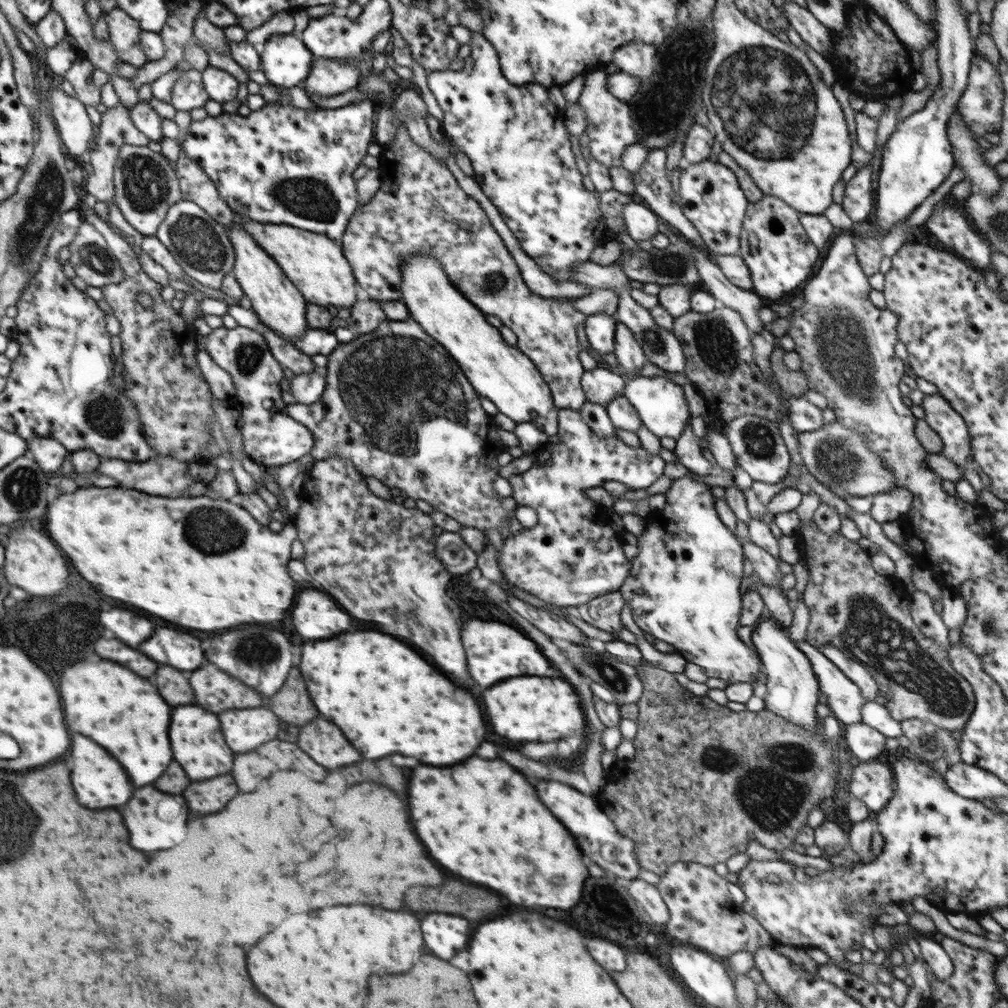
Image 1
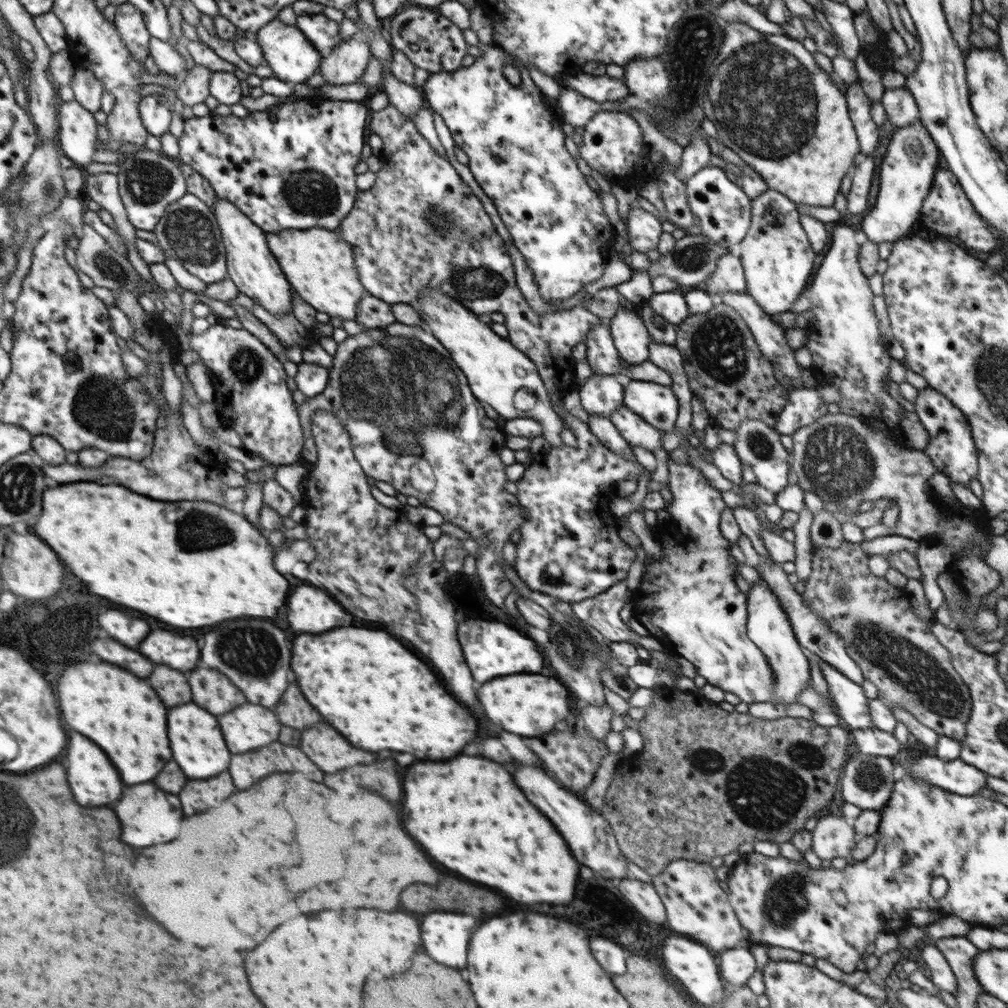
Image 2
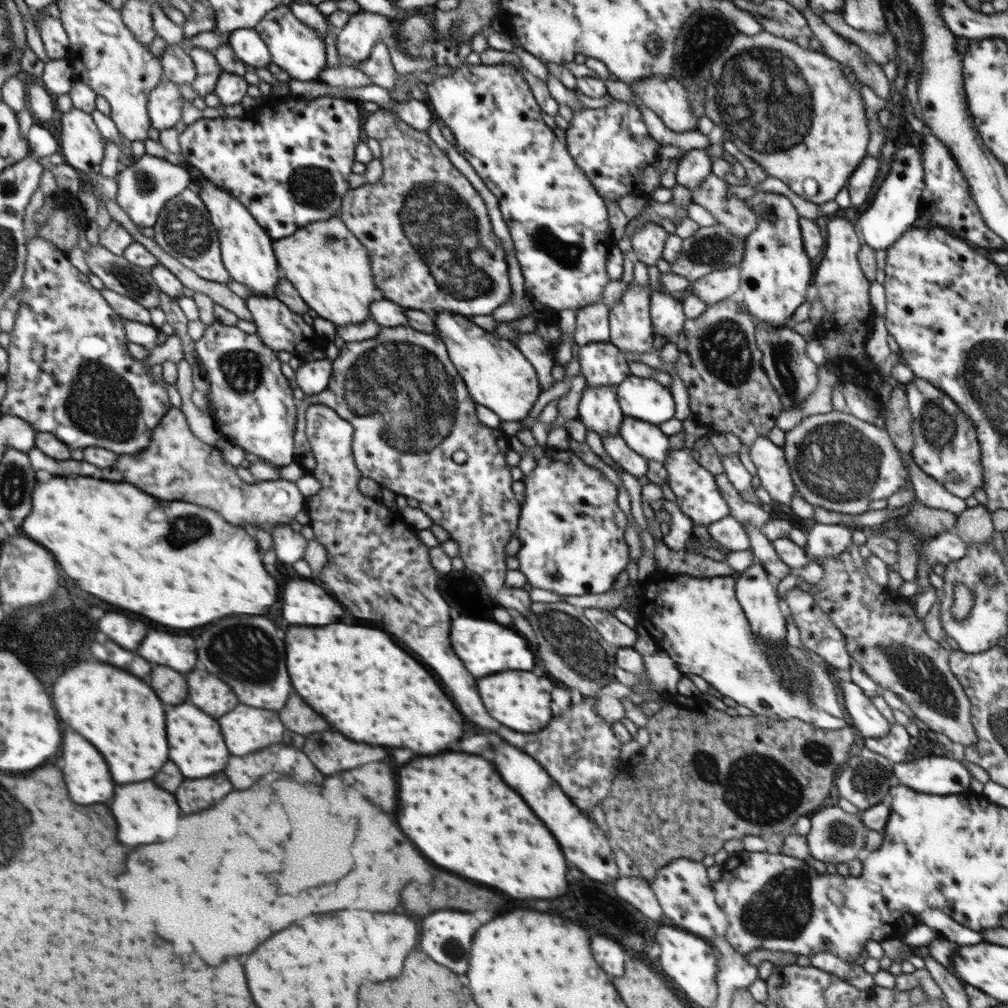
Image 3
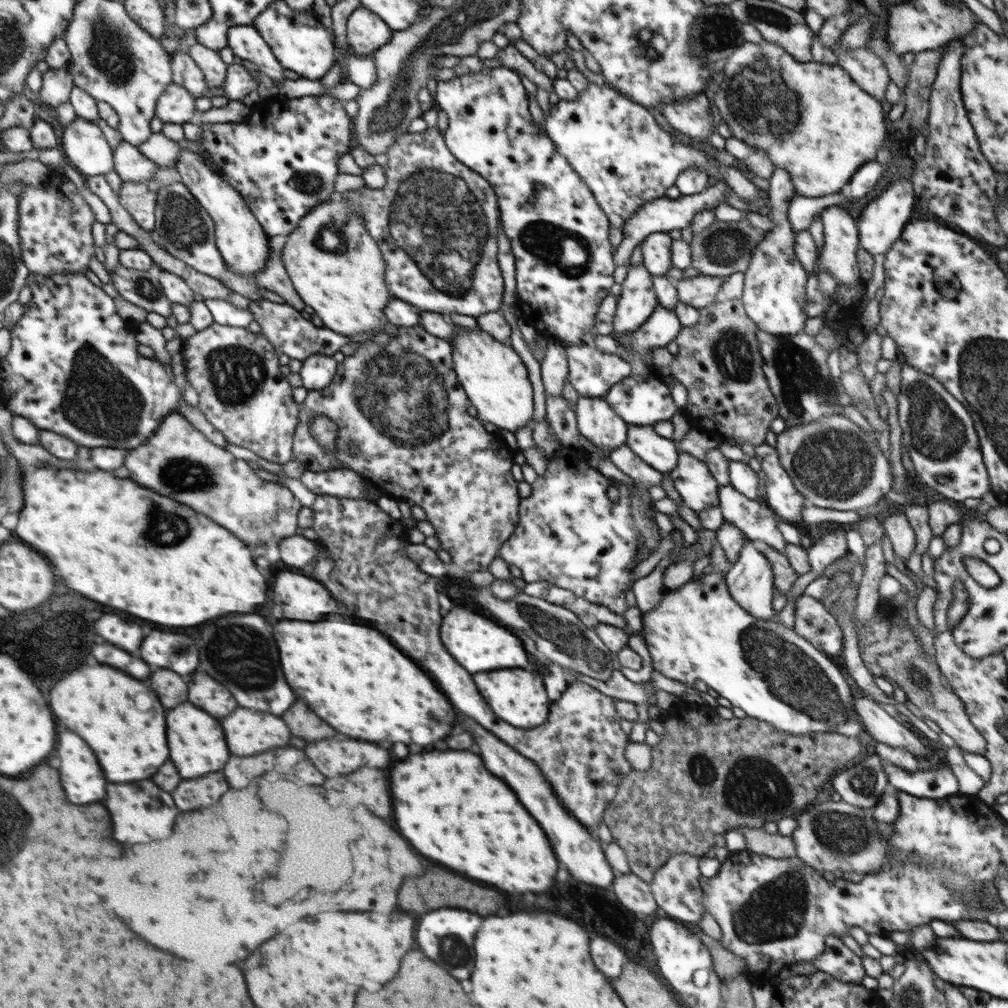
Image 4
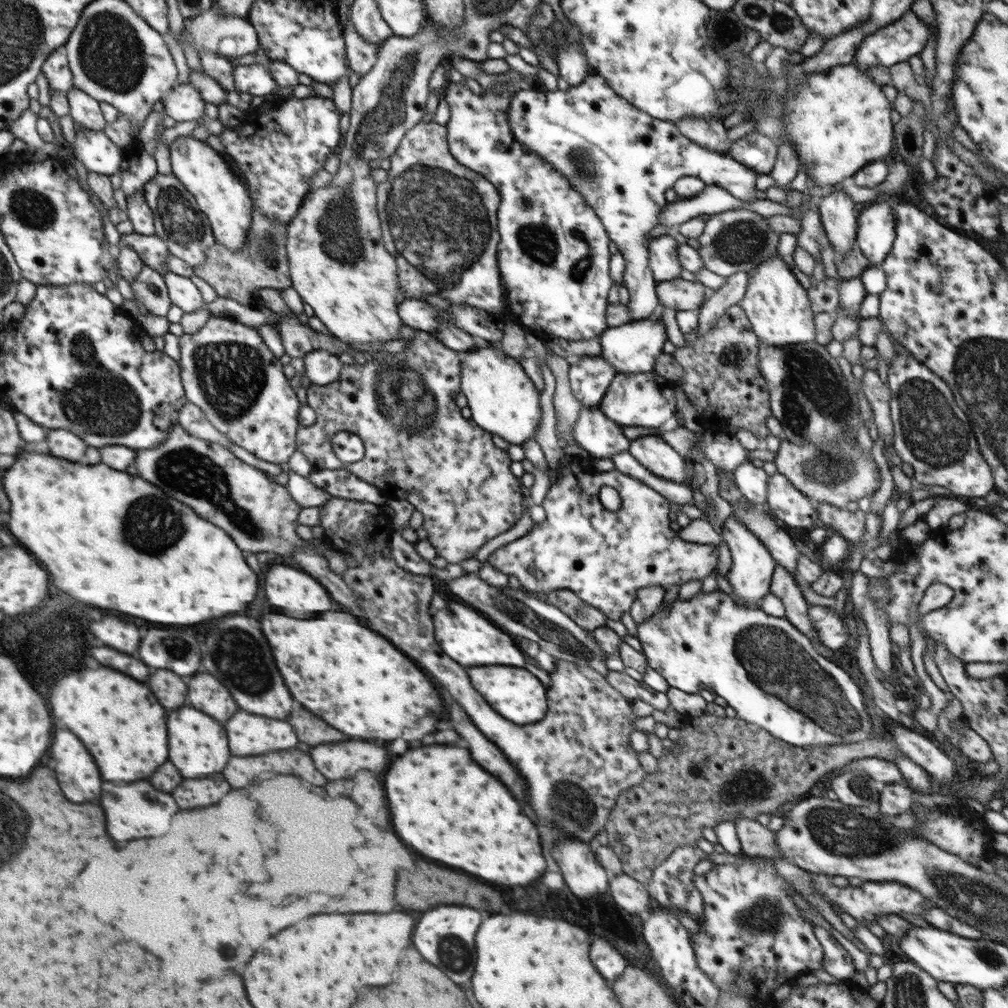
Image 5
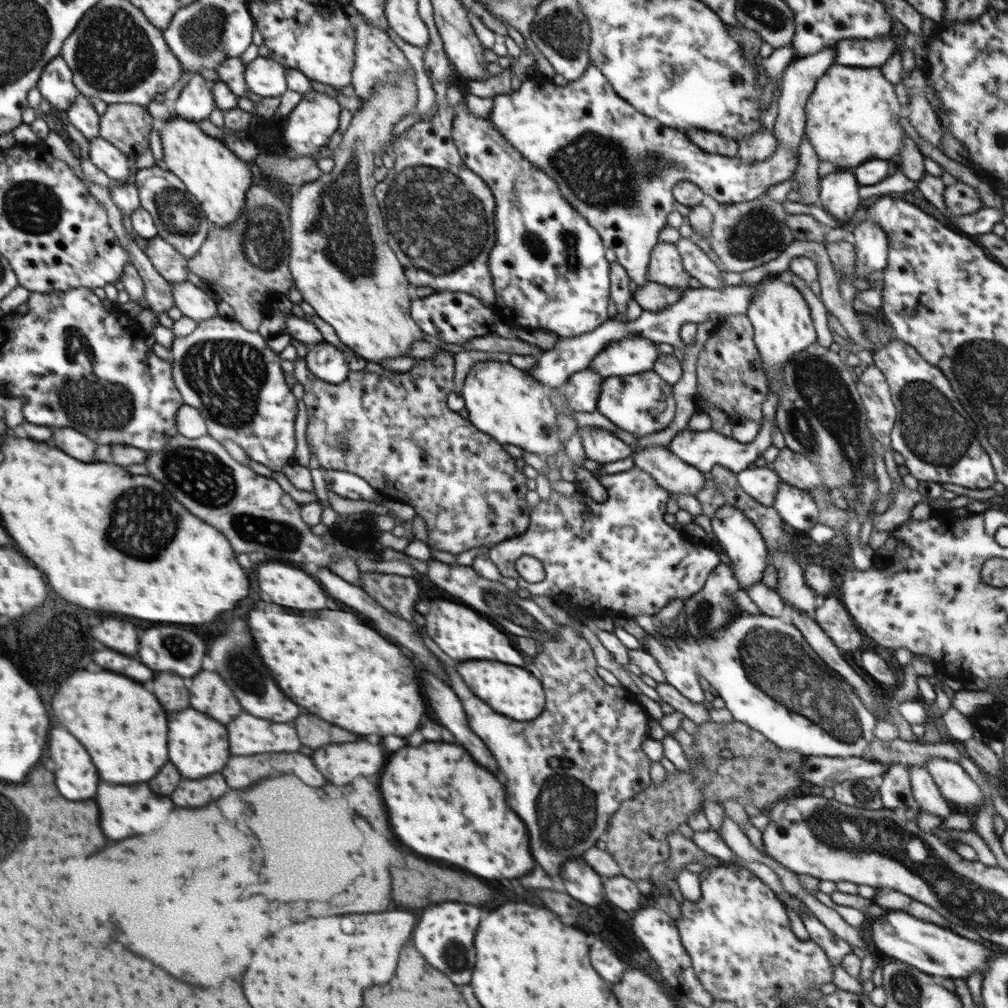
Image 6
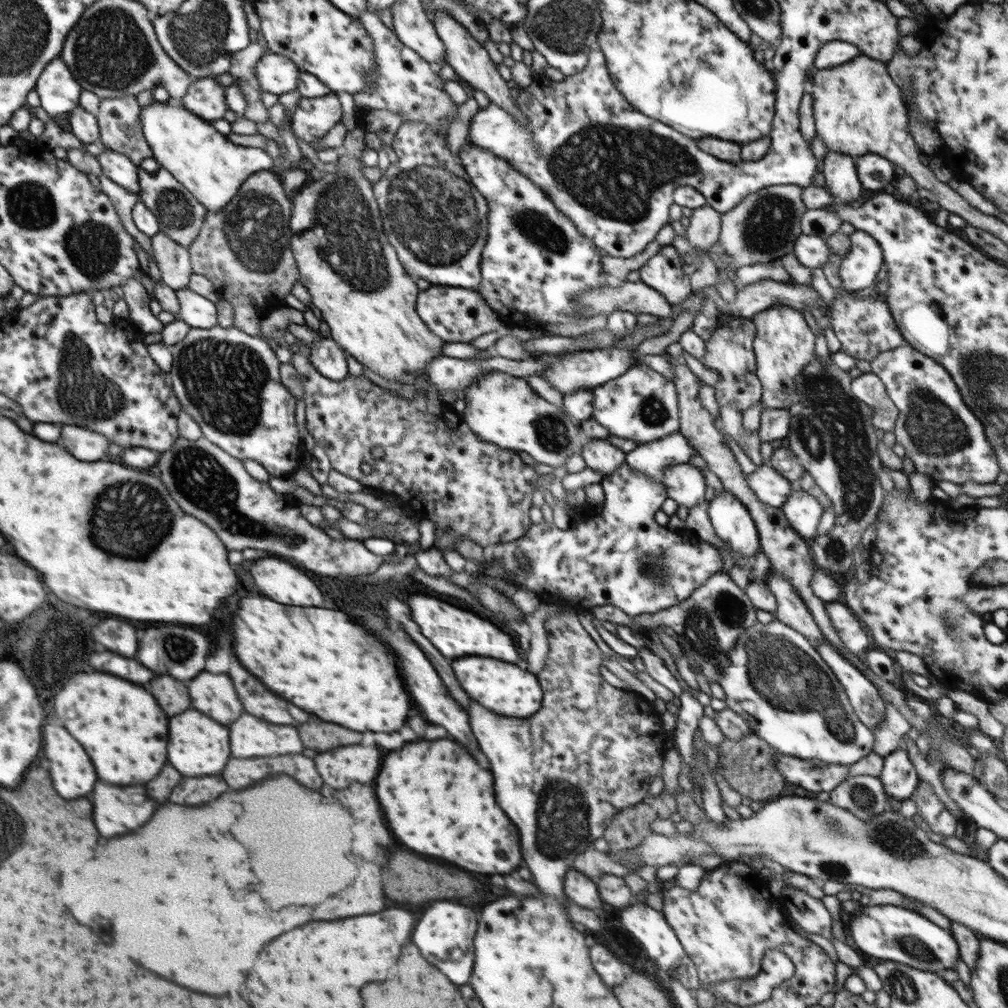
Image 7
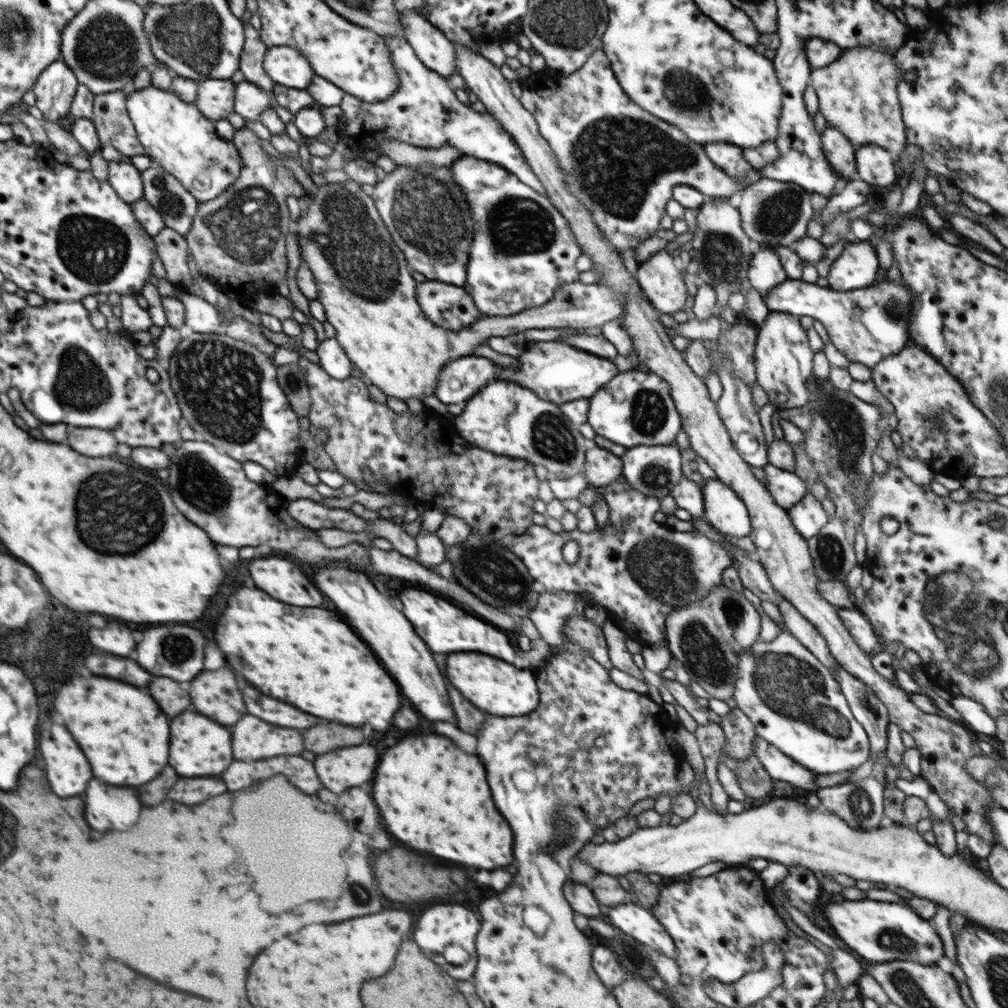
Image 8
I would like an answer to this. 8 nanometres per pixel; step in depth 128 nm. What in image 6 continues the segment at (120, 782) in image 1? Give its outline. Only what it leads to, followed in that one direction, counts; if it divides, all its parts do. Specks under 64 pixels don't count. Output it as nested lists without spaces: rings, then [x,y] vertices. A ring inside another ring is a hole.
[[[52,728],[54,774],[60,782],[60,794],[68,800],[86,800],[96,796],[98,772],[84,746],[64,728]]]

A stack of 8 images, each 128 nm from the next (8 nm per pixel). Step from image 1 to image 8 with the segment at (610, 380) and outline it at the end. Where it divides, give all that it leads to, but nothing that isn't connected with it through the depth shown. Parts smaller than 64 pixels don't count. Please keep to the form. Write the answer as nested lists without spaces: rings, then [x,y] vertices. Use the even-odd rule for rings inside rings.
[[[596,444],[585,452],[585,463],[584,474],[592,489],[602,491],[610,482],[622,476],[623,460]]]

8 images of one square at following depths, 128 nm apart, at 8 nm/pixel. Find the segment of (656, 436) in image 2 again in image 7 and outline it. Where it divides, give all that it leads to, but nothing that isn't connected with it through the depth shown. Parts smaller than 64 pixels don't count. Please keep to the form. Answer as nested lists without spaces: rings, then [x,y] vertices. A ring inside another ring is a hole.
[[[689,463],[664,468],[663,485],[667,498],[672,498],[679,506],[705,505],[706,480],[700,469]]]

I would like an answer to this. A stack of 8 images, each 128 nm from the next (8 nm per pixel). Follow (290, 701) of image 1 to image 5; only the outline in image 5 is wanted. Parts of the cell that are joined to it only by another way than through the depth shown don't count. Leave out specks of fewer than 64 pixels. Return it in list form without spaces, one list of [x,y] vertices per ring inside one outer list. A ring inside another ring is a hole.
[[[302,706],[298,710],[292,710],[292,714],[286,720],[292,724],[294,732],[298,734],[298,740],[306,742],[310,746],[324,744],[324,742],[338,742],[338,740],[348,738],[346,734],[340,734],[340,730],[328,726],[324,720],[320,720],[312,712],[304,710]]]

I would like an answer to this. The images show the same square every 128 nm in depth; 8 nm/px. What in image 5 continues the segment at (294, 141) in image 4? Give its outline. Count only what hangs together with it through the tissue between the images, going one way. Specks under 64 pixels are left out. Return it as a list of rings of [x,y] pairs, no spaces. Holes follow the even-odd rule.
[[[317,94],[303,99],[282,97],[266,114],[256,112],[255,120],[252,118],[252,122],[244,120],[238,128],[225,127],[222,133],[218,134],[226,148],[225,156],[237,166],[241,178],[248,183],[247,189],[250,191],[253,206],[266,218],[277,222],[289,222],[296,216],[304,197],[312,189],[309,185],[311,176],[323,169],[327,158],[344,139],[340,135],[341,113],[333,99]]]

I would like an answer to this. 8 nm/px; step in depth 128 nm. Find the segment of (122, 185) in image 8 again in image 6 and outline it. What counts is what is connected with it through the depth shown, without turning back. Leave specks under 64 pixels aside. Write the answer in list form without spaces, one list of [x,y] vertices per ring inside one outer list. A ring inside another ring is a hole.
[[[101,137],[89,140],[89,159],[113,180],[126,180],[130,176],[132,161],[126,158],[119,147]]]

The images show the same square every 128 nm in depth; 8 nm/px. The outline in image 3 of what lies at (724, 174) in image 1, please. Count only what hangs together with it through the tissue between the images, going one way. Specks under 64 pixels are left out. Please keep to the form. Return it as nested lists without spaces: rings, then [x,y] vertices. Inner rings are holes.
[[[711,172],[691,192],[692,202],[708,210],[717,224],[727,228],[733,237],[745,239],[756,228],[757,216],[745,201],[728,193],[728,185]]]

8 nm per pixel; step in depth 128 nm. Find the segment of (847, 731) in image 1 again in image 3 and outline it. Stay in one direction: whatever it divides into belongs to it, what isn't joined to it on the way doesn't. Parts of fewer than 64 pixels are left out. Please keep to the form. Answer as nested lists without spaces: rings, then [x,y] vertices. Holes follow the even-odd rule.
[[[897,722],[891,725],[889,733],[880,738],[864,737],[864,745],[868,750],[881,754],[893,763],[906,762],[908,758],[908,748],[910,748],[910,738],[905,727]]]

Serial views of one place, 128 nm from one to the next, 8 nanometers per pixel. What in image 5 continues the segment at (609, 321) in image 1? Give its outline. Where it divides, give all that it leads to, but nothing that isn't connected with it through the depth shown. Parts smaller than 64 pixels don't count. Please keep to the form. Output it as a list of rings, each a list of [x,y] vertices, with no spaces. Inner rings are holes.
[[[583,355],[569,366],[568,378],[572,396],[584,408],[598,408],[614,377],[614,366],[610,368],[600,355]]]

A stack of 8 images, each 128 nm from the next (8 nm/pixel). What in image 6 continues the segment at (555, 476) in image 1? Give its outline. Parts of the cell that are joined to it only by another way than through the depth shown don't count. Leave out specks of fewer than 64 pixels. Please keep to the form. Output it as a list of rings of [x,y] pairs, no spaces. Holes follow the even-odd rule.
[[[634,466],[628,471],[598,479],[606,488],[608,498],[596,503],[590,495],[578,492],[565,495],[552,491],[548,500],[531,509],[529,527],[524,534],[506,539],[491,547],[488,558],[498,567],[502,578],[514,578],[519,588],[525,588],[532,596],[552,596],[562,592],[568,602],[582,608],[617,610],[626,616],[660,612],[670,601],[688,597],[700,592],[708,575],[721,563],[718,553],[705,543],[695,542],[682,536],[682,531],[674,529],[664,521],[670,493],[661,488],[652,475]],[[520,556],[534,556],[542,562],[546,572],[543,581],[530,583],[518,575],[514,567]]]

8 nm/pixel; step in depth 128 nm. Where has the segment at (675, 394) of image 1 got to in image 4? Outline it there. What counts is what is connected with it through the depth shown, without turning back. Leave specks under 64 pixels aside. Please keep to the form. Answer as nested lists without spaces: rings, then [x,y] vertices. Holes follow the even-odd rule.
[[[628,376],[608,390],[603,398],[628,425],[655,426],[657,422],[671,421],[676,412],[680,411],[675,404],[671,392],[661,377]]]

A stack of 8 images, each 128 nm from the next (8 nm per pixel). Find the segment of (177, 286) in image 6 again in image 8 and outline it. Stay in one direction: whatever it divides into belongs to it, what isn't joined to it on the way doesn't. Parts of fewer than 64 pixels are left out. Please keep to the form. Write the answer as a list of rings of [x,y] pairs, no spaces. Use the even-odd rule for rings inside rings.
[[[181,289],[179,299],[185,308],[185,324],[194,333],[220,334],[224,328],[220,325],[223,315],[202,297],[198,297],[186,289]]]

